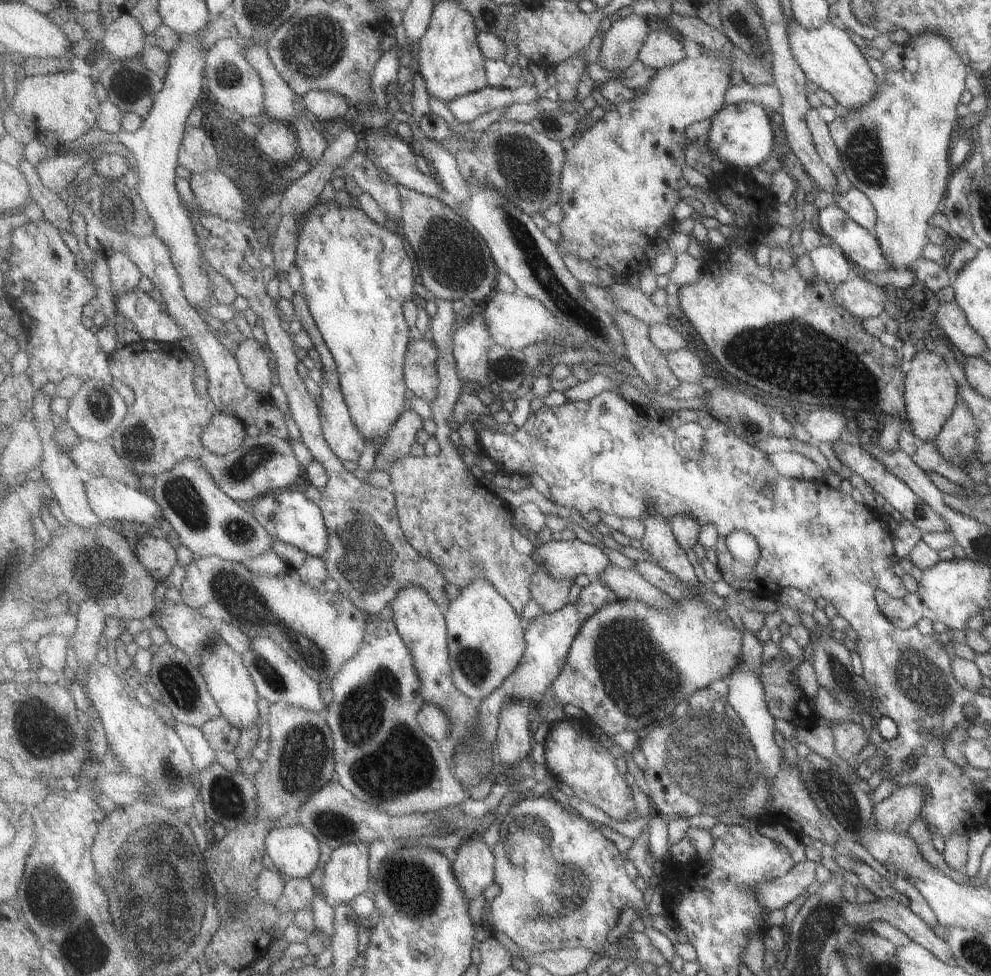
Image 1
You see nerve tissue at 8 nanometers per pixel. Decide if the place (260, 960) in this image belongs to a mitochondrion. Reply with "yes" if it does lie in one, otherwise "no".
no

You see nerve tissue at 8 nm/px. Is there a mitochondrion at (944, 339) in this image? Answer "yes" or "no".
no

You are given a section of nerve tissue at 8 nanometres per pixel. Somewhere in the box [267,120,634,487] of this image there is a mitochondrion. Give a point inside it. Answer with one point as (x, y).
(571, 307)

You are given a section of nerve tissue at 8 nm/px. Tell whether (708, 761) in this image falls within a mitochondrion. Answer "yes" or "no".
yes

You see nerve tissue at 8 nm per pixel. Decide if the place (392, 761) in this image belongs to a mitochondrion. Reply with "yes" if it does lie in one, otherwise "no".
yes

